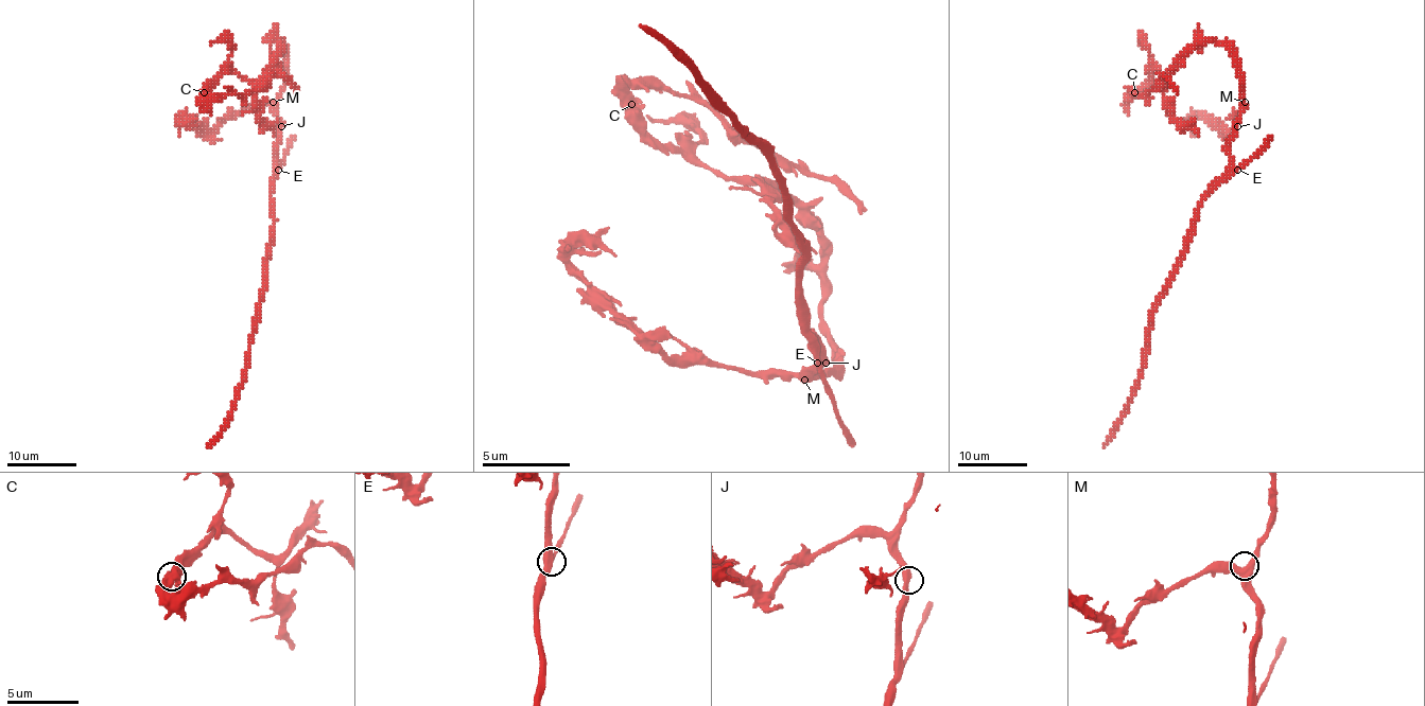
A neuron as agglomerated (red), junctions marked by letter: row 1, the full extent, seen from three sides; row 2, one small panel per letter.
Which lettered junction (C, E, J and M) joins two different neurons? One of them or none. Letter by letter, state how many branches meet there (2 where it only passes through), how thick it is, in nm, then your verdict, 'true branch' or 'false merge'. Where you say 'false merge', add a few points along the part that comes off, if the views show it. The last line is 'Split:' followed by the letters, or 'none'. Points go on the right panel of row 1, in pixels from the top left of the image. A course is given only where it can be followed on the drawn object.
C: branches 2; calibre 700 nm; false merge; course (1134, 91), (1127, 99), (1131, 95), (1145, 95), (1164, 77), (1178, 93)
E: branches 2; calibre 360 nm; true branch
J: branches 2; calibre 420 nm; true branch
M: branches 3; calibre 440 nm; true branch
Split: C

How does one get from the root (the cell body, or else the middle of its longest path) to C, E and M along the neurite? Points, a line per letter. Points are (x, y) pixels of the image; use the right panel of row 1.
C: (1234, 126), (1243, 109), (1243, 88), (1237, 58), (1221, 42), (1199, 42), (1166, 81), (1157, 70), (1134, 91)
E: (1234, 126), (1229, 156), (1237, 170)
M: (1234, 126), (1245, 102)

